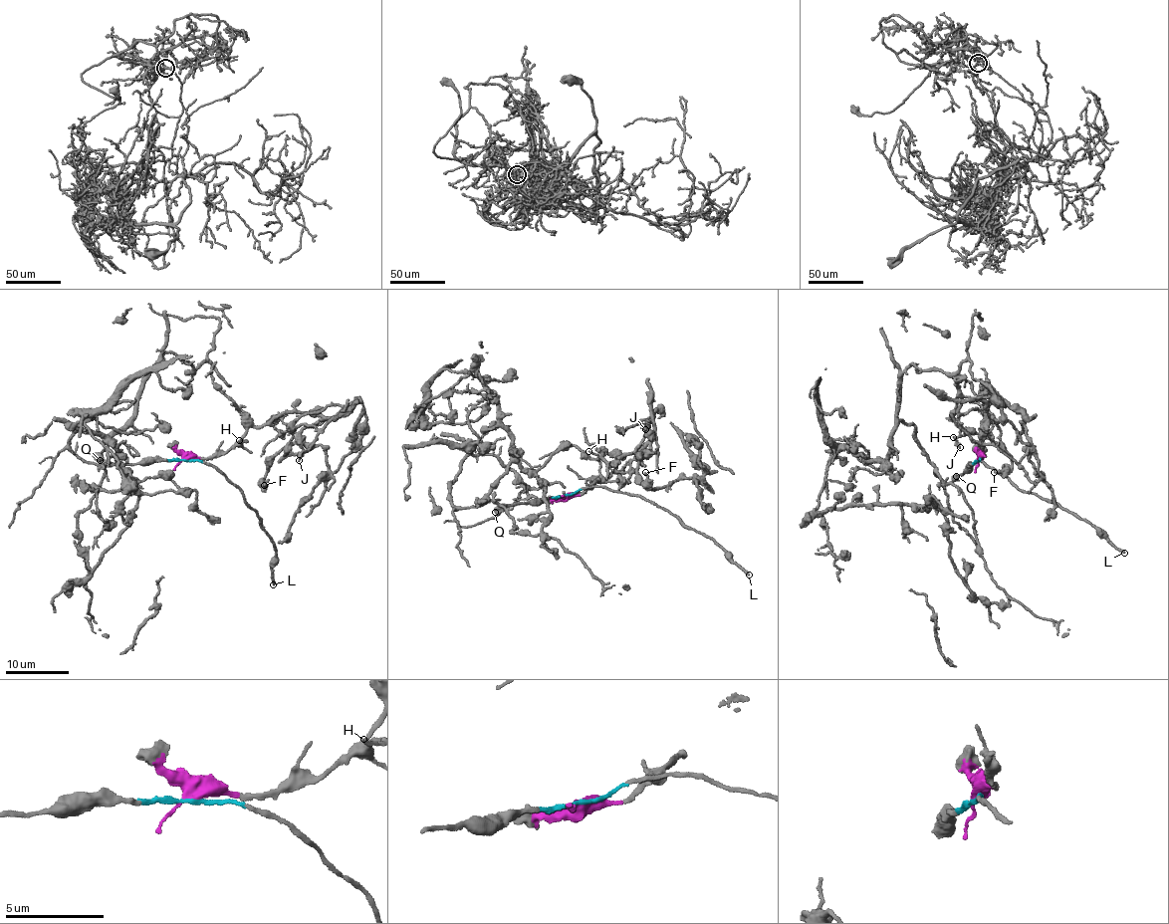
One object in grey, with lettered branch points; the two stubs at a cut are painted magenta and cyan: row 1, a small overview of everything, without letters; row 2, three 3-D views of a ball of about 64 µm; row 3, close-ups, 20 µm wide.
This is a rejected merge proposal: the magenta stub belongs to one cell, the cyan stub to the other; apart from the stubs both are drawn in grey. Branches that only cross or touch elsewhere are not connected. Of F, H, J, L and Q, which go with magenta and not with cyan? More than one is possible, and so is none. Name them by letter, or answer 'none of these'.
F, H, J

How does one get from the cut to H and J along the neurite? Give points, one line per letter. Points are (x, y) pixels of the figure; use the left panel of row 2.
H: (184, 460), (216, 456), (247, 440), (239, 441)
J: (184, 460), (219, 456), (249, 426), (273, 426), (282, 432), (306, 423), (317, 428), (318, 437), (298, 460)

